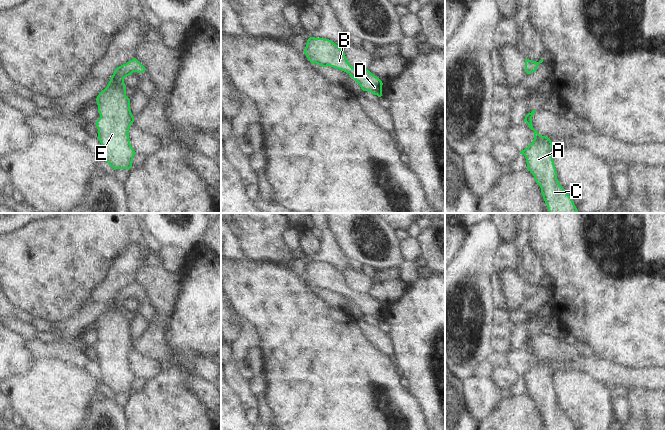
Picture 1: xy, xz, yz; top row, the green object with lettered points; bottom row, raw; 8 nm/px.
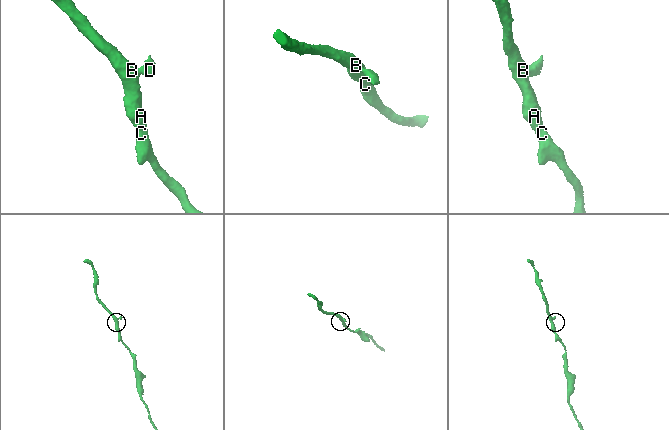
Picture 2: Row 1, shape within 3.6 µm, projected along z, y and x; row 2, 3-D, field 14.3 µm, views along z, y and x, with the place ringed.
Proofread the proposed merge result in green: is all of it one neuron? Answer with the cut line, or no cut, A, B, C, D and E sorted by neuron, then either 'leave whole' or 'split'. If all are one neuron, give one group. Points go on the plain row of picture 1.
cut none; groups A B C D E; leave whole

